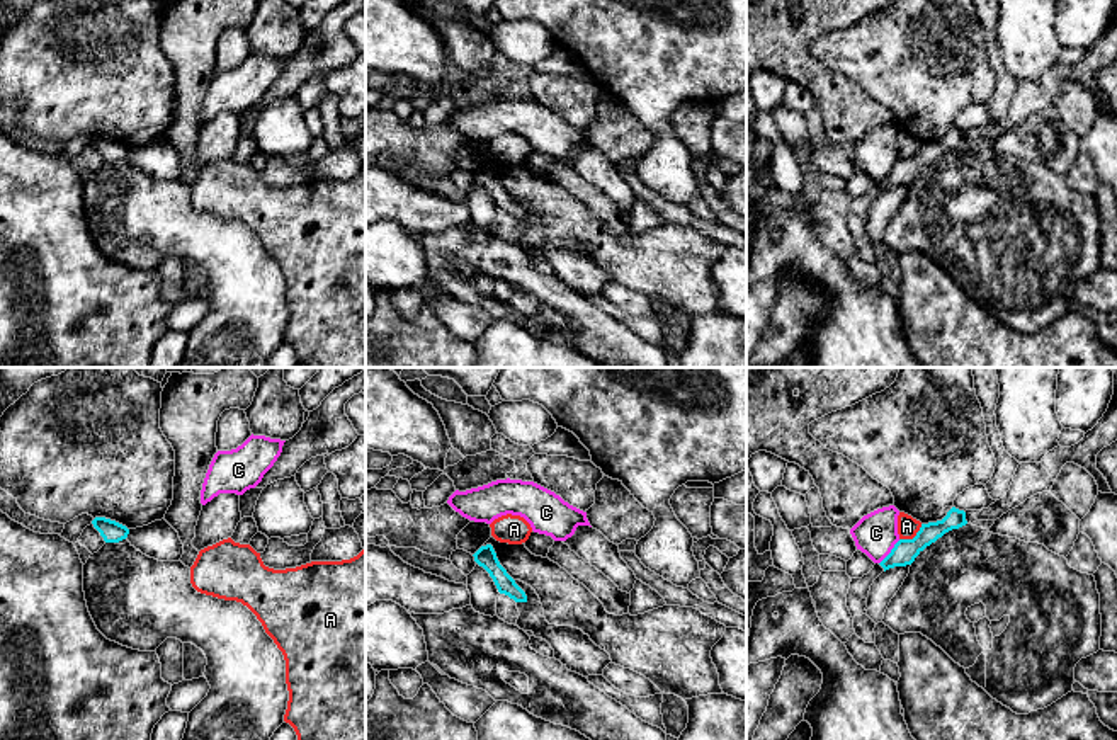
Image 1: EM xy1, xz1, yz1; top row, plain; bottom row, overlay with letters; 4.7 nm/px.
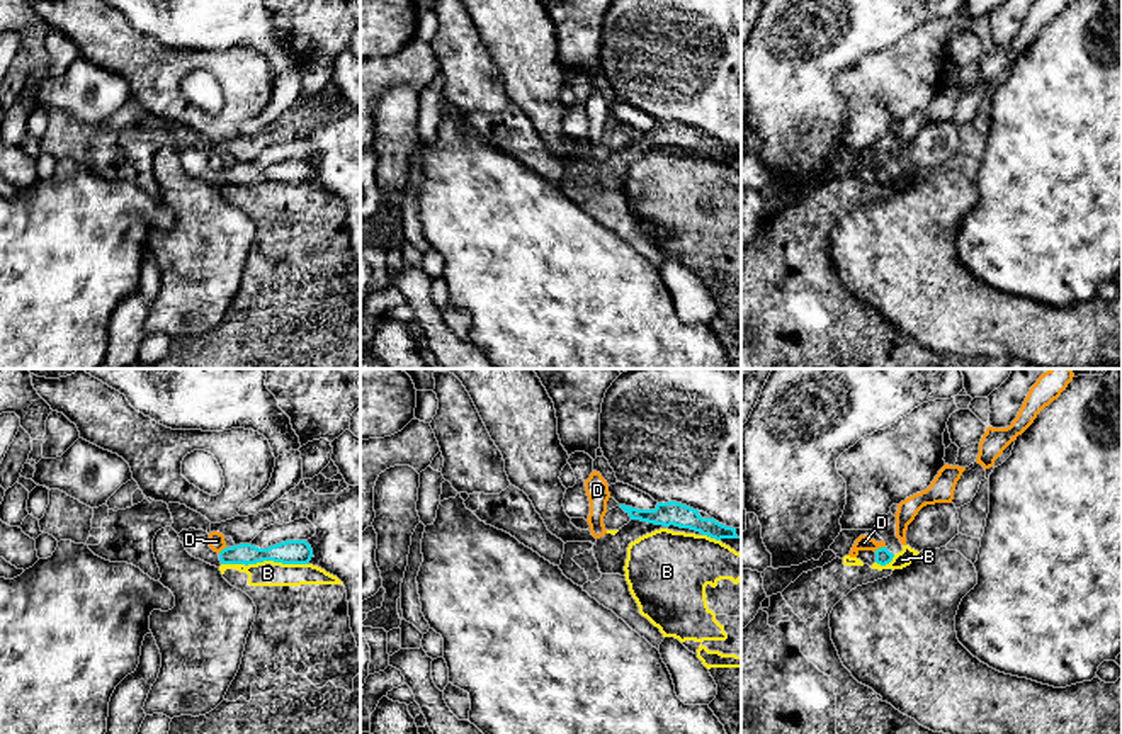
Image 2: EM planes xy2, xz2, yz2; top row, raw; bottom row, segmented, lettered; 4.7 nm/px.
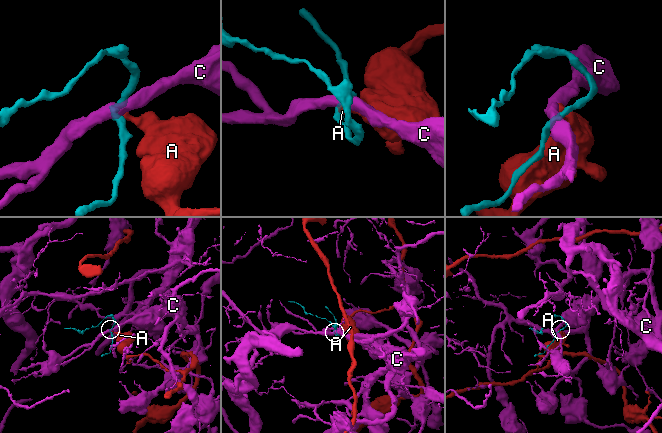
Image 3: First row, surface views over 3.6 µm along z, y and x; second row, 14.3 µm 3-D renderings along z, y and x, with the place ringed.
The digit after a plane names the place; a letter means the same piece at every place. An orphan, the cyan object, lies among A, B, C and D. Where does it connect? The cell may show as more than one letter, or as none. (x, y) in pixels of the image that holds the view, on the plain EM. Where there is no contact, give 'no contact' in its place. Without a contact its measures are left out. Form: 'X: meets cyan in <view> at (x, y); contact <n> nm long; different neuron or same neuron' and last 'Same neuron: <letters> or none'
A: meets cyan in yz1 at (913, 157); contact 130 nm long; different neuron
B: meets cyan in xy2 at (264, 179); contact 400 nm long; different neuron
C: meets cyan in yz1 at (891, 170); contact 160 nm long; different neuron
D: meets cyan in yz2 at (881, 167); contact 60 nm long; different neuron
Same neuron: none

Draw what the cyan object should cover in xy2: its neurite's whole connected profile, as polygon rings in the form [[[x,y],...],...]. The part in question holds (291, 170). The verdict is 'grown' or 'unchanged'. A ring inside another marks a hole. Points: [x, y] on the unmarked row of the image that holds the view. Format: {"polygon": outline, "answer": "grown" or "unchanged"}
{"polygon": [[[182,150],[178,153],[185,170],[211,185],[221,184],[257,184],[274,180],[282,184],[308,184],[313,177],[313,168],[306,160],[286,160],[267,168],[258,168],[252,163],[240,163],[223,168],[219,173],[209,167],[209,153],[204,150]]], "answer": "grown"}

